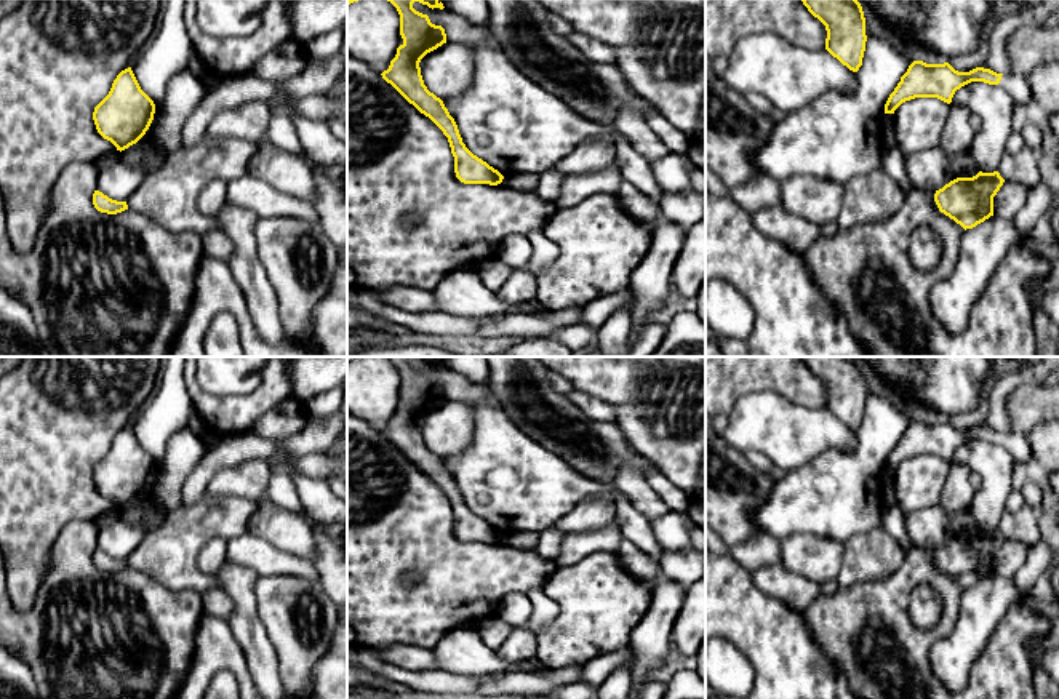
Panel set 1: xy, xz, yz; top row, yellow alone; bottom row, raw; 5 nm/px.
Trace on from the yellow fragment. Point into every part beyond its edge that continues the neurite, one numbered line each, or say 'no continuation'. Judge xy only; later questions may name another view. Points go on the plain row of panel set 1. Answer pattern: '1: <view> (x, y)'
no continuation

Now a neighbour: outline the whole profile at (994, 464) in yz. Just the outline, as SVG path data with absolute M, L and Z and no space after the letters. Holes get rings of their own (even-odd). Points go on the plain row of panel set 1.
M971 440L955 449L950 464L966 465L981 475L982 486L969 509L977 528L993 531L1006 512L1006 499L1013 494L1013 469L1016 461L1000 445Z

